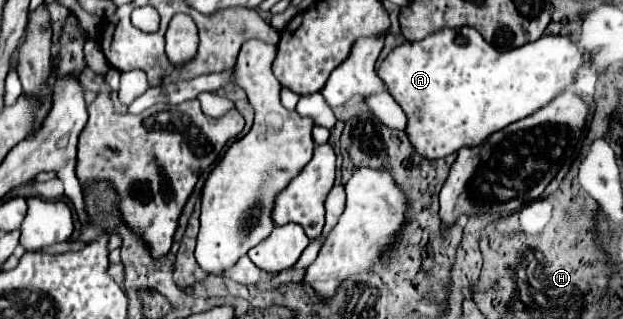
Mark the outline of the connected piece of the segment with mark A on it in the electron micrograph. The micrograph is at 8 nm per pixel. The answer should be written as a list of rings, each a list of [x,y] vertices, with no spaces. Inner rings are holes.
[[[465,26],[461,32],[441,30],[421,42],[405,42],[383,60],[377,74],[409,118],[407,132],[413,148],[417,148],[421,156],[435,160],[445,158],[463,146],[477,146],[493,132],[541,110],[565,92],[565,88],[575,82],[577,72],[589,62],[591,54],[583,52],[571,36],[543,36],[521,48],[497,52],[475,28]],[[457,36],[463,36],[467,42],[457,44]]]

